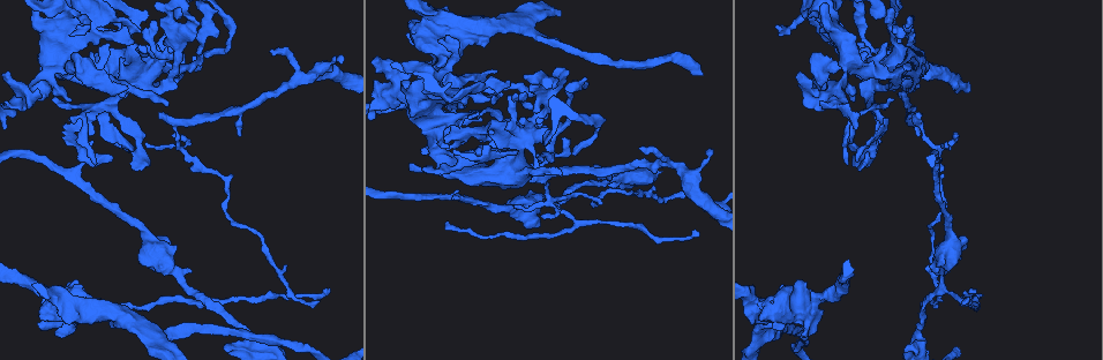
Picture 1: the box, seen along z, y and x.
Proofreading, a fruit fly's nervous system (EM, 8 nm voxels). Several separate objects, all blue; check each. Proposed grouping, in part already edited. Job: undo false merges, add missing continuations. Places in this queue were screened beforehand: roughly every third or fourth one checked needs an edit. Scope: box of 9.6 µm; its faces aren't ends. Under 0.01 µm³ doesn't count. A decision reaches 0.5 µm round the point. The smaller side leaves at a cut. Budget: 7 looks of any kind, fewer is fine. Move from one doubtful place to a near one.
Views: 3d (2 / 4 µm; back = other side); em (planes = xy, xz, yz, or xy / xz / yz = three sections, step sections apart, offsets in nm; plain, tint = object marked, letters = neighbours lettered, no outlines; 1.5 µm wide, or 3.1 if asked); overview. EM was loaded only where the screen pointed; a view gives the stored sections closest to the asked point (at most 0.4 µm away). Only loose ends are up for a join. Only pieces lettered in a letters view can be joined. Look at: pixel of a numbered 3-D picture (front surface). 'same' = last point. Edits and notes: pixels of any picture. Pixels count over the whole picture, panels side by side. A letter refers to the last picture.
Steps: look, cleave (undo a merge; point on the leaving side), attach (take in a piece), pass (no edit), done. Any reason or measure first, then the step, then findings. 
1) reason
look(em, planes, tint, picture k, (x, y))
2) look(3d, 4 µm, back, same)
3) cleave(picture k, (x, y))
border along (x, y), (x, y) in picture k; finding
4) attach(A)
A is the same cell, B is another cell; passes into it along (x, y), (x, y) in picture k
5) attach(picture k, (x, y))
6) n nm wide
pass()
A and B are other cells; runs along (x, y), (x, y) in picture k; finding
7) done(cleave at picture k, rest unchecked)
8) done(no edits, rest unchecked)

look(em, yz, step 8, letters, picture 1, (165, 105))

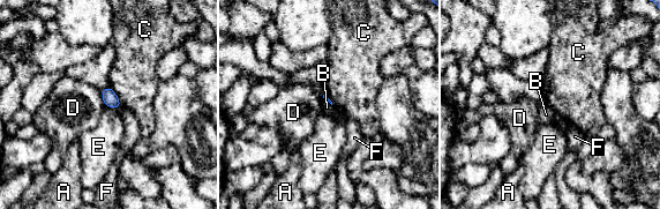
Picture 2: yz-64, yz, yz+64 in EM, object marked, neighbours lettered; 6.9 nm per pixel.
C touches over 190 nm
pass()
A, B, C, D, E and F are other cells; border along (104, 105), (119, 110) in picture 2; no lettered piece goes on from it

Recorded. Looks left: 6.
look(em, xy, step 8, tint, picture 1, (459, 122))

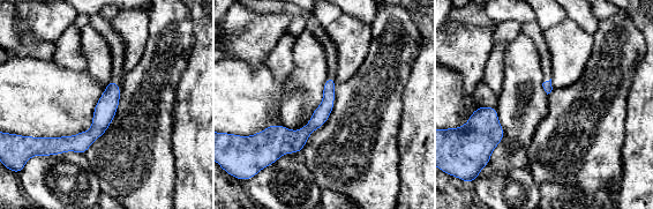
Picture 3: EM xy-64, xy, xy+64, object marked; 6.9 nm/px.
look(em, planes, letters, same)

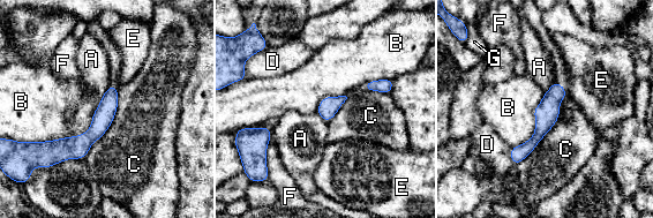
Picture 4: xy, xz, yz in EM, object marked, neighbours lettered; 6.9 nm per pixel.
pass()
A, B, C, D, E, F and G are other cells; runs along (114, 90), (80, 145), (49, 145) in picture 4; all the same cell

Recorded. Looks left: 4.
free end
look(em, planes, plain, picture 1, (778, 34))

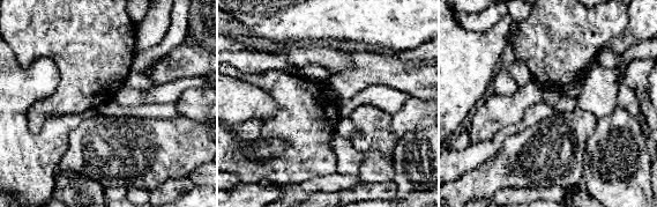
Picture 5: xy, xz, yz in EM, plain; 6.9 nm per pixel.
what lies round it
look(em, planes, letters, same)

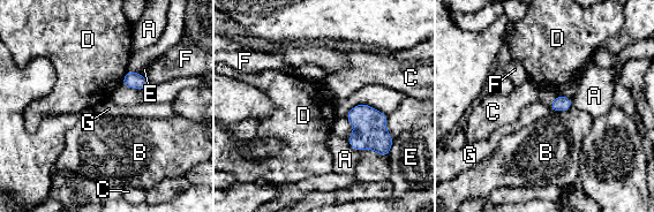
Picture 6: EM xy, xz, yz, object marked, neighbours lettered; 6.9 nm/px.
110 nm wide
pass()
A, B, C, D, E, F and G are other cells; no lettered piece goes on from it

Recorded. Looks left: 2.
done(no edits, rest unchecked)

